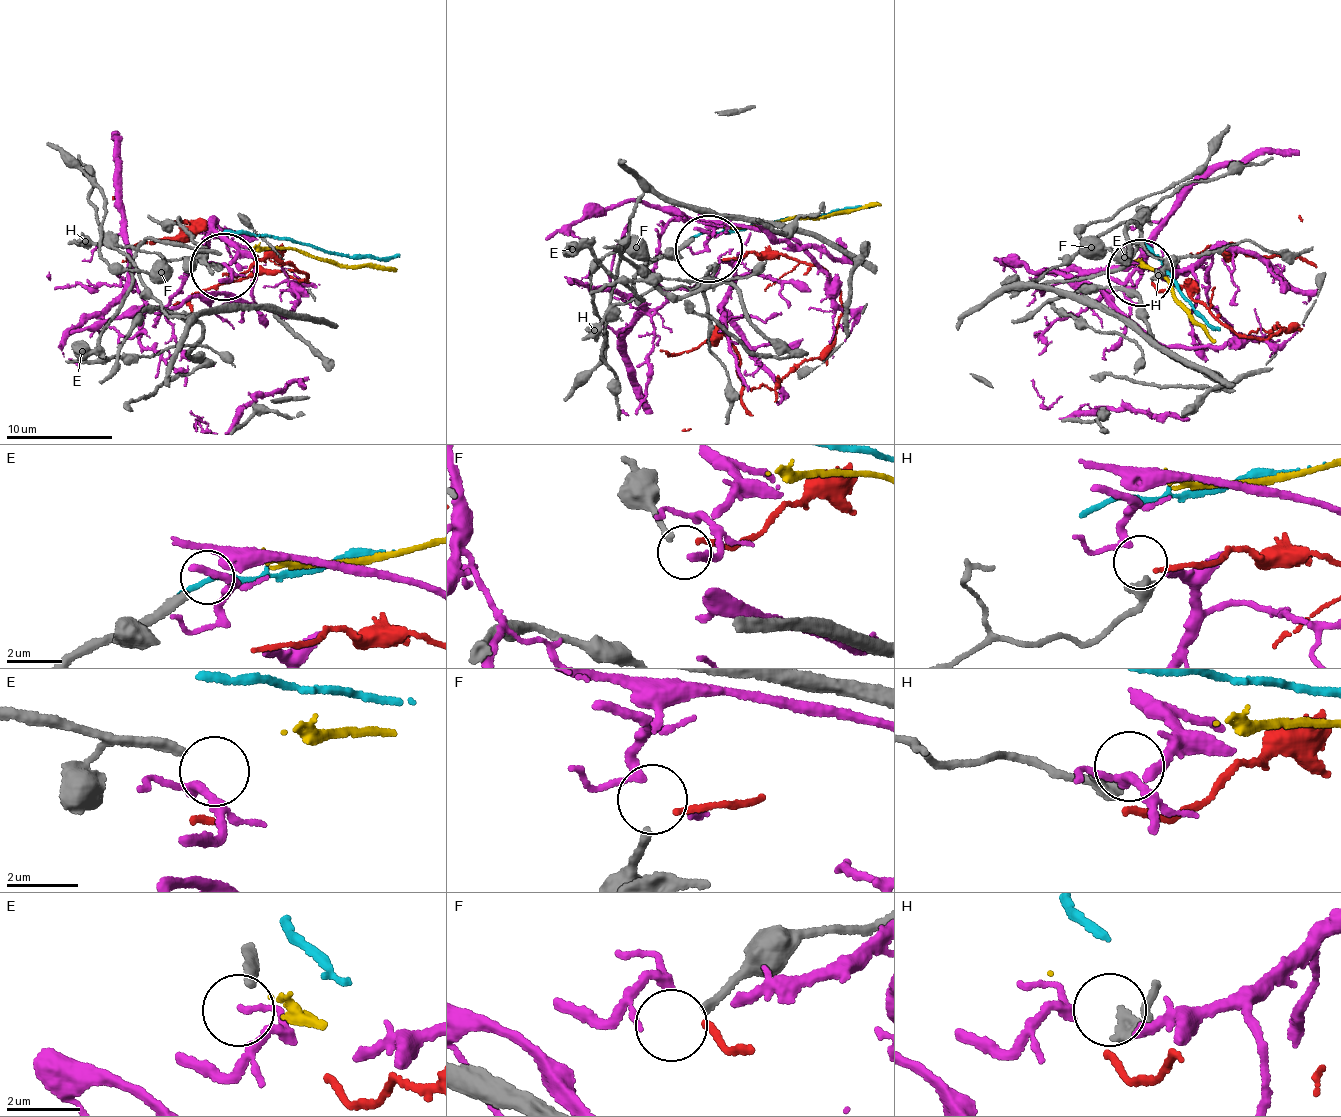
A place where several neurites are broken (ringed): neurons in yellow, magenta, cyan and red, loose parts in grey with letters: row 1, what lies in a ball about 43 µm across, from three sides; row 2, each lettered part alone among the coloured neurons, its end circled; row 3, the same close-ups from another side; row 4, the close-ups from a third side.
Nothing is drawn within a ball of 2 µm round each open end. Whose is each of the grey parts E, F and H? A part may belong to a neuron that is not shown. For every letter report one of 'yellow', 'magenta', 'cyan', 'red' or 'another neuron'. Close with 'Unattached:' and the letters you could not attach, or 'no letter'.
E: another neuron
F: another neuron
H: another neuron
Unattached: E, F, H

